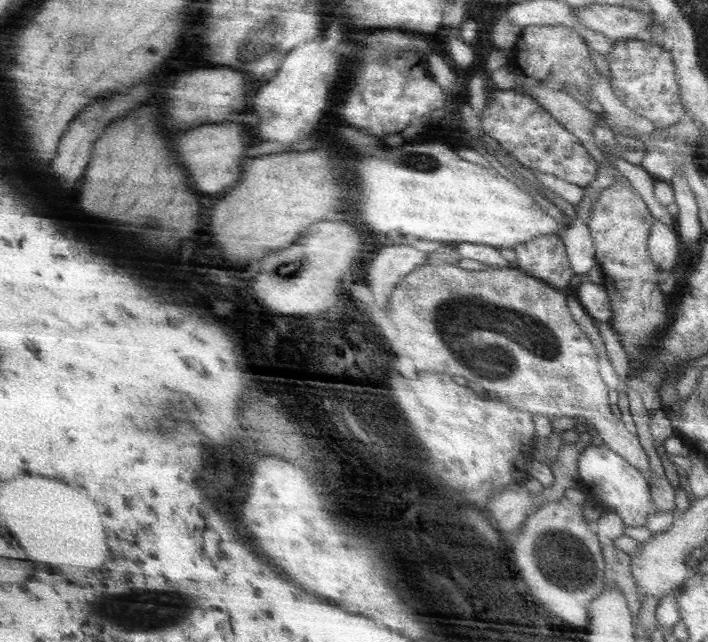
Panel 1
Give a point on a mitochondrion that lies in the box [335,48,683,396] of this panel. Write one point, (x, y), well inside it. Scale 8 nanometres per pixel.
(523, 329)

